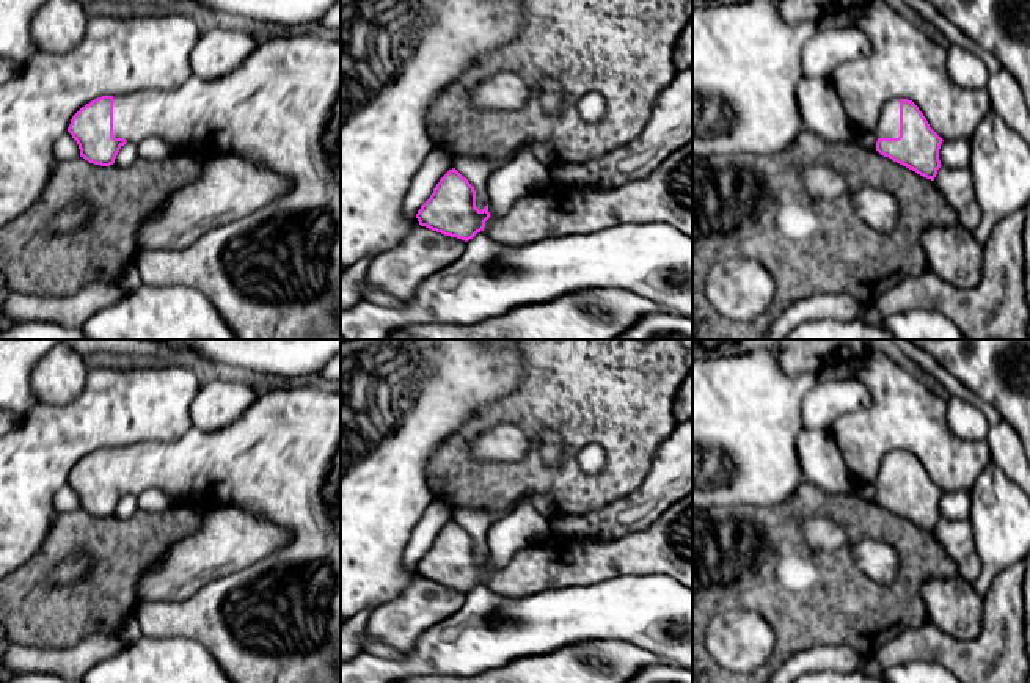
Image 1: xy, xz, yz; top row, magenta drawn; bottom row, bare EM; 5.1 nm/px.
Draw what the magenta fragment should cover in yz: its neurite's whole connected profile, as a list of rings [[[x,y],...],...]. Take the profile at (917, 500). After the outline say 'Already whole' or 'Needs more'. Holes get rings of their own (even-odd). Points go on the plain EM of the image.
[[[890,451],[884,455],[875,485],[876,502],[893,513],[931,531],[950,557],[958,575],[969,583],[981,573],[981,559],[969,520],[951,521],[941,517],[942,490],[930,479],[919,458],[908,451]]]. Needs more

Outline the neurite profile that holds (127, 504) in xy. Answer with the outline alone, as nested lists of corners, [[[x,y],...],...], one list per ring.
[[[126,495],[124,498],[121,498],[115,515],[121,520],[127,520],[130,518],[137,510],[137,496],[135,495]]]

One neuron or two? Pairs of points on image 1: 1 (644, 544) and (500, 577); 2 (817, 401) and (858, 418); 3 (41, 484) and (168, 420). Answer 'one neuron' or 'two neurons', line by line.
1: one neuron
2: two neurons
3: one neuron

